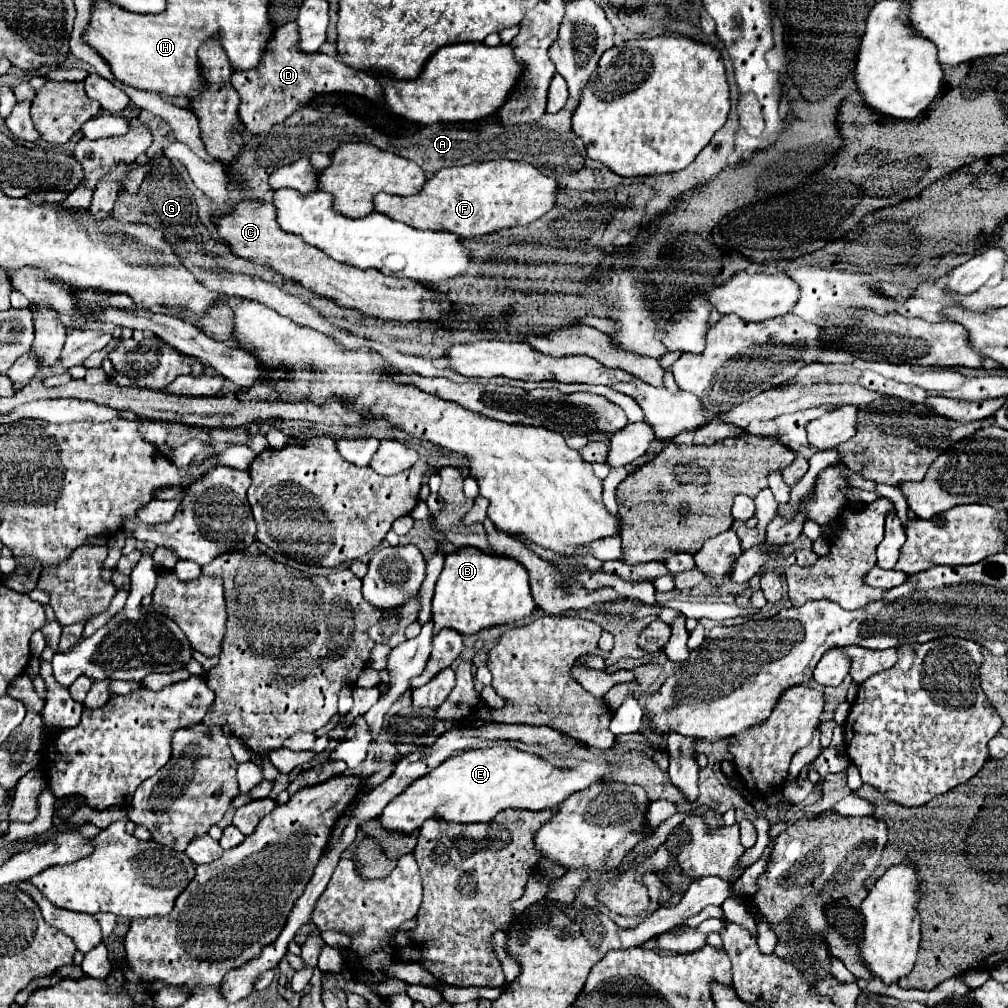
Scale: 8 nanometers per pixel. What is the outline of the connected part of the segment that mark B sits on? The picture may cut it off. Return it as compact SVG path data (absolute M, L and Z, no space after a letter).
M457 548L455 552L445 556L445 566L437 578L435 596L433 596L433 624L435 624L433 634L437 634L443 628L451 628L459 632L461 636L473 636L483 628L507 626L521 618L527 618L533 614L535 608L537 604L531 598L529 574L519 562L509 560L509 558L491 556L479 548Z

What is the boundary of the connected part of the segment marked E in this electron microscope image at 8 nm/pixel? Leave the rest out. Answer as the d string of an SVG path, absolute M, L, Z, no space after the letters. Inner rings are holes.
M493 746L467 750L451 756L433 768L417 782L409 784L393 802L385 806L379 818L379 826L391 834L413 834L429 818L441 818L447 824L475 824L489 822L501 810L545 810L561 804L569 794L589 788L599 782L601 776L617 768L609 762L583 762L575 770L557 770L543 758L521 752L511 746Z

